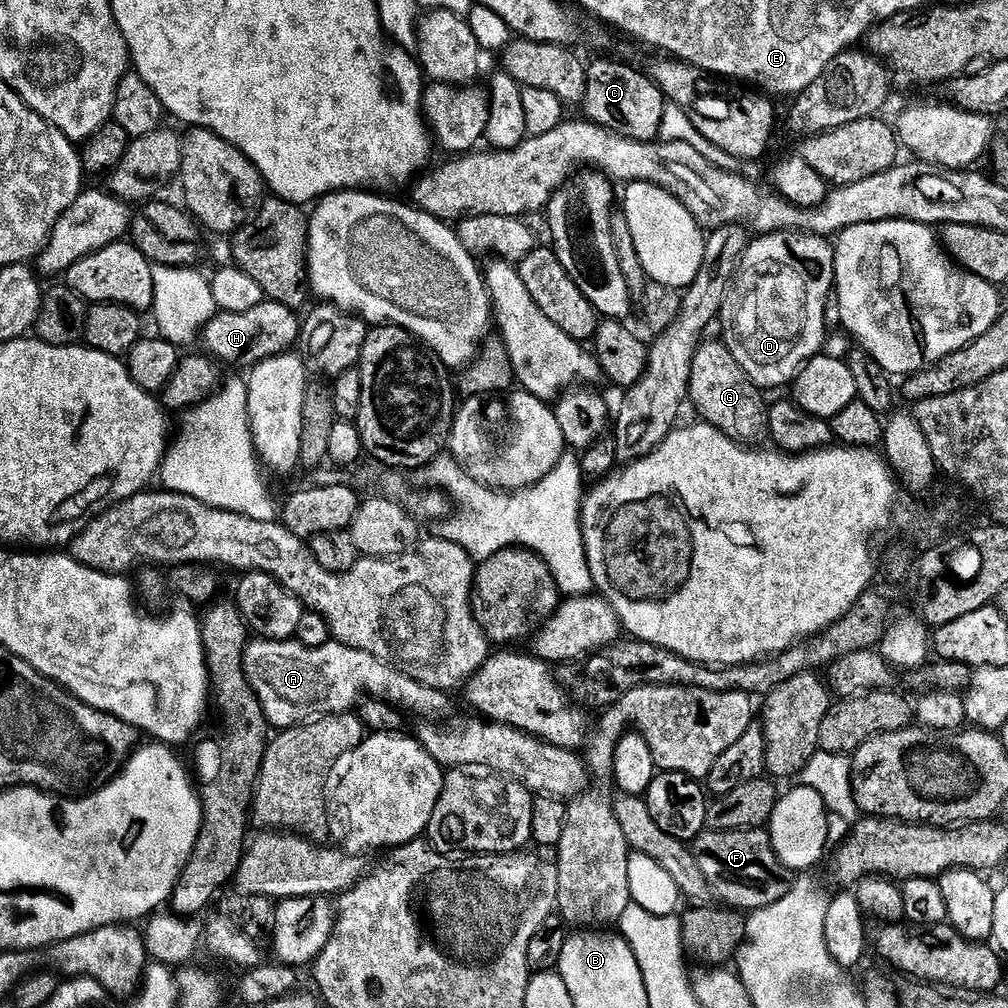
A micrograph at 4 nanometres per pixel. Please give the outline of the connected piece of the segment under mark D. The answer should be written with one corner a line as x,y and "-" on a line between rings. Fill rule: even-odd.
770,232
757,235
749,243
748,247
744,249
742,259
739,261
736,270
736,280
732,284
732,289
728,291
728,296
725,298
724,304
720,307
718,324
719,327
724,327
722,343
730,350
730,354
738,362
738,366
742,366
744,373
756,383
757,388
769,390
768,388
780,388
783,384
791,385
796,377
800,375
800,369
808,361
825,351
824,335
828,332
828,324
824,319
828,316
827,308
828,304
830,308
830,297
833,295
835,282
836,249
825,237
813,236
806,232

